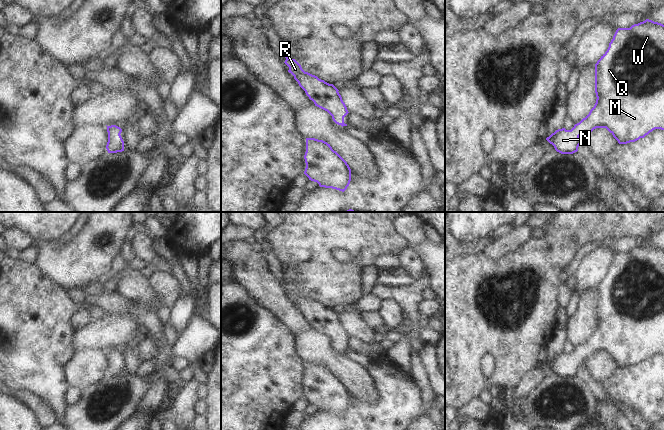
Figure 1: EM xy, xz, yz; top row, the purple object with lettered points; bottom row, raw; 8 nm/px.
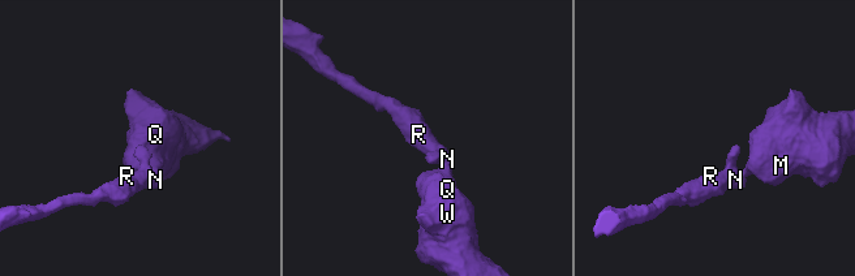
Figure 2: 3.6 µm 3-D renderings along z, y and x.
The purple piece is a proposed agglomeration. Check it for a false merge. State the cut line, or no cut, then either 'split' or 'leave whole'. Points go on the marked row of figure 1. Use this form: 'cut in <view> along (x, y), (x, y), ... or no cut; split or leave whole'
no cut; leave whole

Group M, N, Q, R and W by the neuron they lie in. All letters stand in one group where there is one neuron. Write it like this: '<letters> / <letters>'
M N Q R W

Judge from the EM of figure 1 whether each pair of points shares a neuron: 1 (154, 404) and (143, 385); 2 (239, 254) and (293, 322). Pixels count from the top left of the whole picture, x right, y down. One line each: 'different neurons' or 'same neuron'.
1: different neurons
2: same neuron

